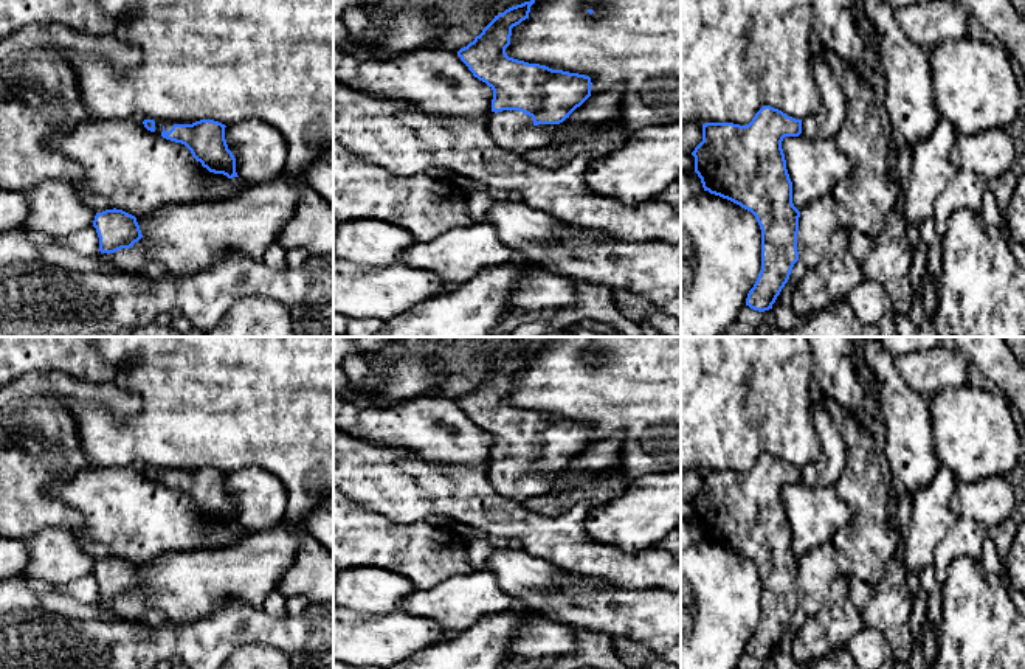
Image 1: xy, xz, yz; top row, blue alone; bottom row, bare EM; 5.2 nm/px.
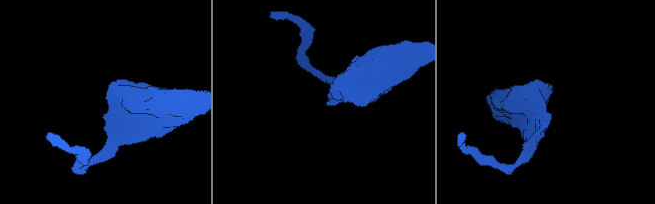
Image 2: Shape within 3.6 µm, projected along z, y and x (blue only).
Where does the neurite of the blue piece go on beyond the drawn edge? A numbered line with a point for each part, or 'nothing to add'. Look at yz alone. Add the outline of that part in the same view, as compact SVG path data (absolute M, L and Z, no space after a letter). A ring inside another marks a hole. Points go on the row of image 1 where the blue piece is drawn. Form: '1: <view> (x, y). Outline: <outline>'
1: yz (827, 121). Outline: M813 39L813 73L820 95L820 109L817 113L802 120L802 133L809 138L836 138L845 116L845 95L831 71L831 68L817 56L823 48L817 39Z

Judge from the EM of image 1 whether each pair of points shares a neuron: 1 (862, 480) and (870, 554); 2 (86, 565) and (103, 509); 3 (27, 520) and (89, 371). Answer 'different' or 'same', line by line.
1: same
2: different
3: different

